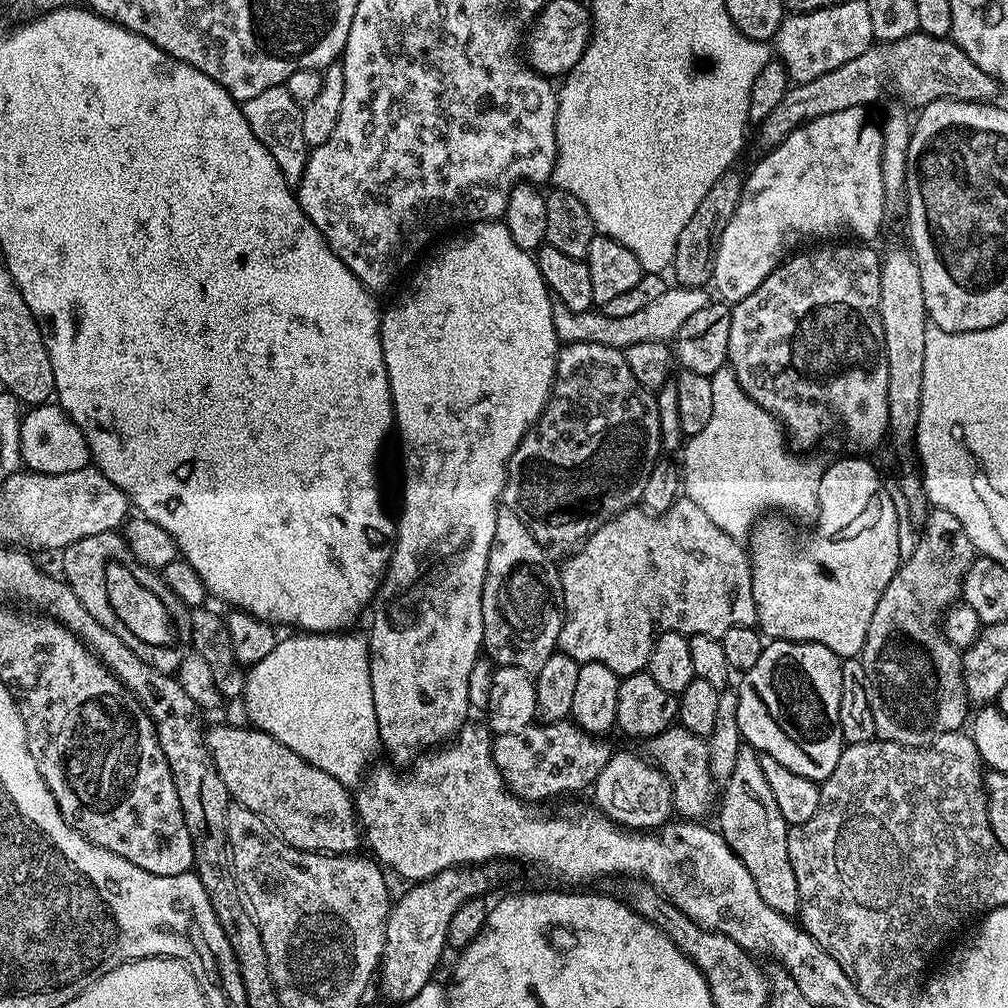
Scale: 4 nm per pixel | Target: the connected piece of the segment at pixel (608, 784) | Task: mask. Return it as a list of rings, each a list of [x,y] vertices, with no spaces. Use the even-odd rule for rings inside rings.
[[[613,751],[611,758],[602,766],[594,785],[595,807],[628,830],[659,829],[667,821],[664,819],[674,812],[668,780],[655,763],[645,760],[639,760],[632,752]]]

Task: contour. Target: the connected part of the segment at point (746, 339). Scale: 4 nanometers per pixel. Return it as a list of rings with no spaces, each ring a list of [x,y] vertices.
[[[840,242],[829,243],[829,248],[789,255],[754,294],[746,294],[746,298],[731,305],[728,364],[744,393],[780,421],[787,439],[791,443],[793,440],[800,450],[814,447],[823,438],[824,412],[829,412],[840,423],[845,438],[860,448],[876,448],[889,435],[890,370],[880,317],[882,256],[872,246],[860,242],[836,243]]]

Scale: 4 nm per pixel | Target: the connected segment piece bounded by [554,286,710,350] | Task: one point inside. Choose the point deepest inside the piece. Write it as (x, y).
(660, 320)

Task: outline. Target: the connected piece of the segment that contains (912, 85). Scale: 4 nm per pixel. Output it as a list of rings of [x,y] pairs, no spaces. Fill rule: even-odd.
[[[922,31],[911,32],[906,38],[893,40],[891,42],[876,42],[871,48],[867,48],[858,58],[850,58],[850,62],[842,62],[838,70],[830,70],[818,78],[814,78],[805,84],[793,83],[788,93],[774,106],[774,111],[764,119],[755,129],[756,144],[761,153],[772,152],[796,128],[801,128],[814,118],[822,118],[826,114],[834,114],[838,110],[850,110],[851,108],[862,108],[872,106],[872,103],[888,88],[888,83],[896,87],[896,92],[908,104],[913,104],[916,110],[925,108],[935,100],[965,100],[966,102],[978,102],[986,104],[995,101],[999,94],[1001,85],[986,70],[978,70],[970,58],[966,58],[964,51],[958,47],[956,41],[942,36],[931,36]]]

